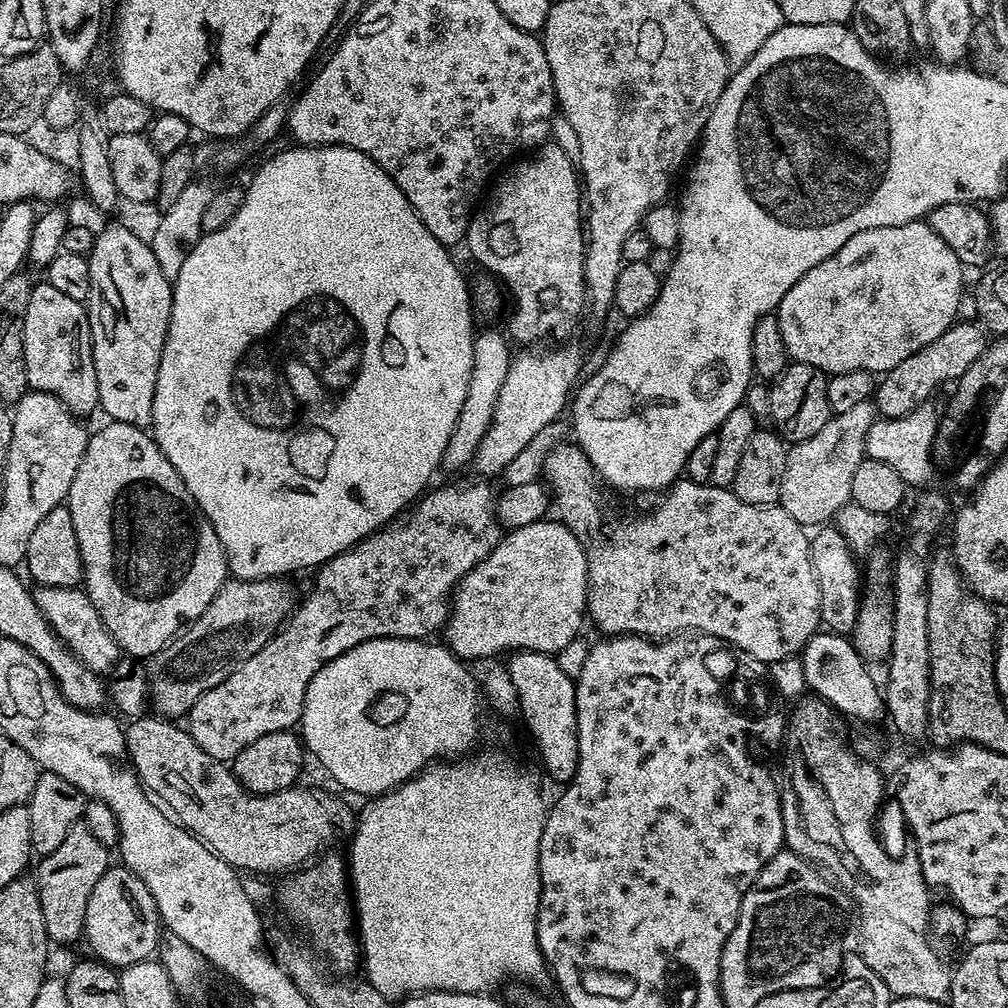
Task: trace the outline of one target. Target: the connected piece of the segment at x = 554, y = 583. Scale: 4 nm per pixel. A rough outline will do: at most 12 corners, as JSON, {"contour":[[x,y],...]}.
{"contour":[[559,518],[505,531],[456,583],[465,662],[557,654],[586,624],[588,553]]}

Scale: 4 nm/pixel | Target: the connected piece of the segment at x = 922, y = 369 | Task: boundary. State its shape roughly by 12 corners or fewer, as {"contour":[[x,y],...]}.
{"contour":[[975,319],[951,324],[879,377],[874,403],[902,418],[959,380],[990,343]]}

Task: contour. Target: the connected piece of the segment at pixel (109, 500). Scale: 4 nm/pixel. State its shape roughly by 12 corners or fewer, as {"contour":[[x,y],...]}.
{"contour":[[145,429],[88,437],[66,507],[125,657],[158,655],[229,579]]}

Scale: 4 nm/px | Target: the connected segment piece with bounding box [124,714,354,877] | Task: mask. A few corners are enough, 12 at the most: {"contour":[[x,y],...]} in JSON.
{"contour":[[127,725],[145,792],[241,873],[287,874],[353,831],[347,802],[255,796],[187,727]]}

